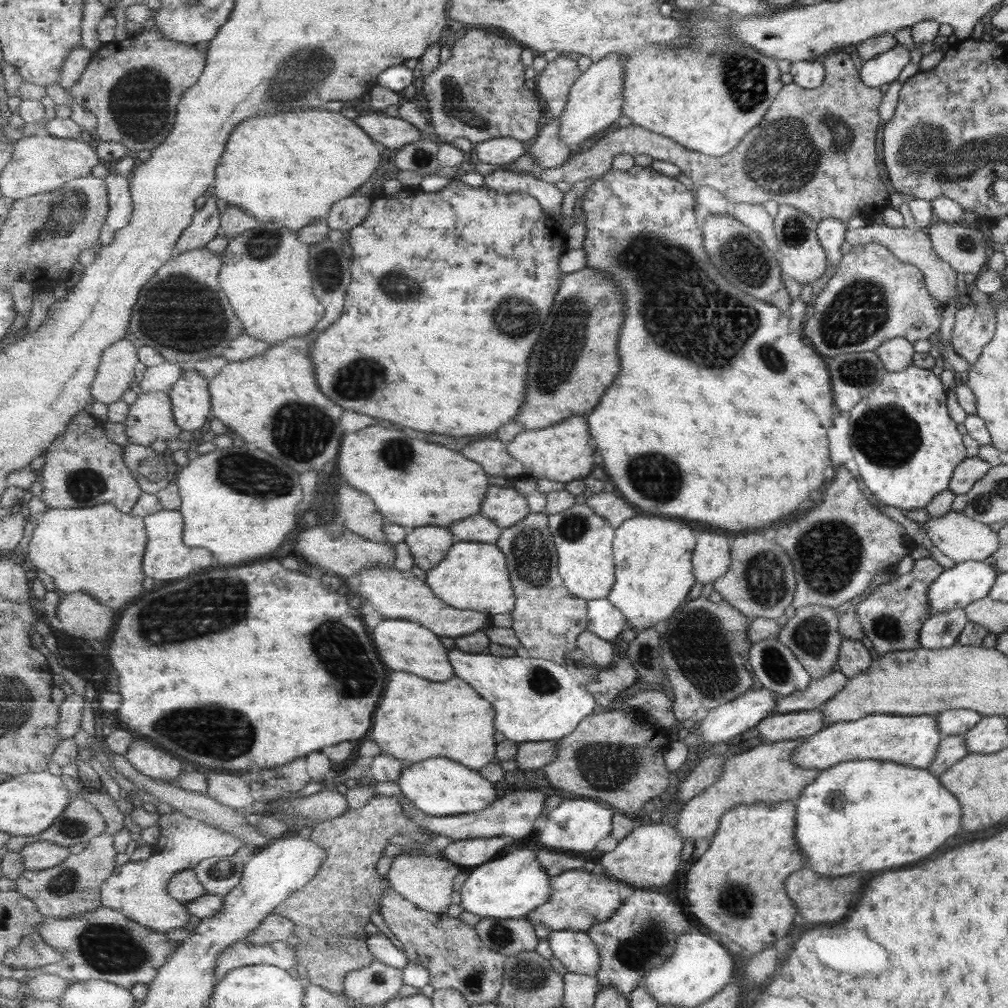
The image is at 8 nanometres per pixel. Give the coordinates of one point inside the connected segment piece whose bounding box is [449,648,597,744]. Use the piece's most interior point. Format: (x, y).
(535, 699)

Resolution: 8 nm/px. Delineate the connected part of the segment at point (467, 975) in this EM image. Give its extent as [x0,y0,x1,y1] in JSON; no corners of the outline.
[381,890,508,1006]

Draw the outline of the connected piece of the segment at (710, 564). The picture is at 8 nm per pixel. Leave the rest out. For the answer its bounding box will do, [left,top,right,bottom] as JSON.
[695,532,730,585]

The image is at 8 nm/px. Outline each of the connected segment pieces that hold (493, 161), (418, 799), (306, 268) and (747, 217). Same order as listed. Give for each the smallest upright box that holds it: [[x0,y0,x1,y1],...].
[[473,138,527,166],[397,758,499,816],[219,222,325,345],[729,202,778,255]]

